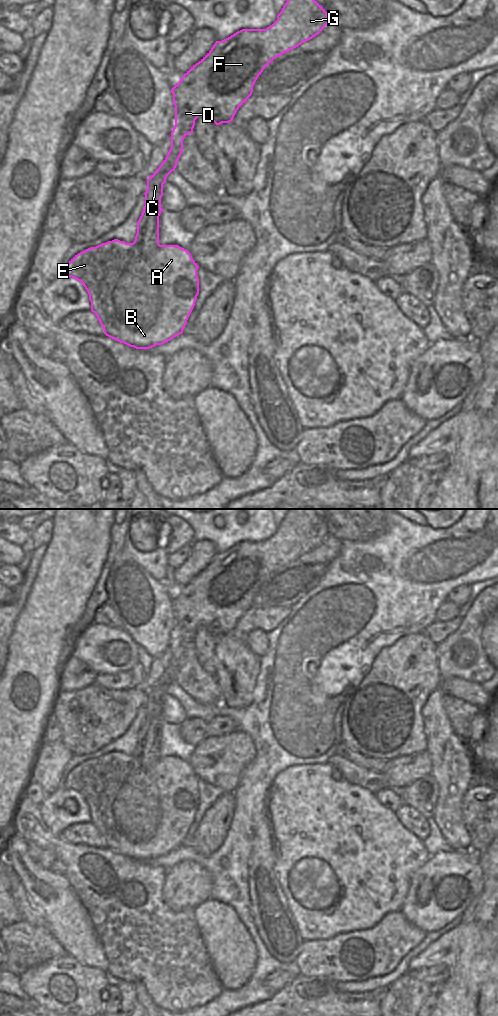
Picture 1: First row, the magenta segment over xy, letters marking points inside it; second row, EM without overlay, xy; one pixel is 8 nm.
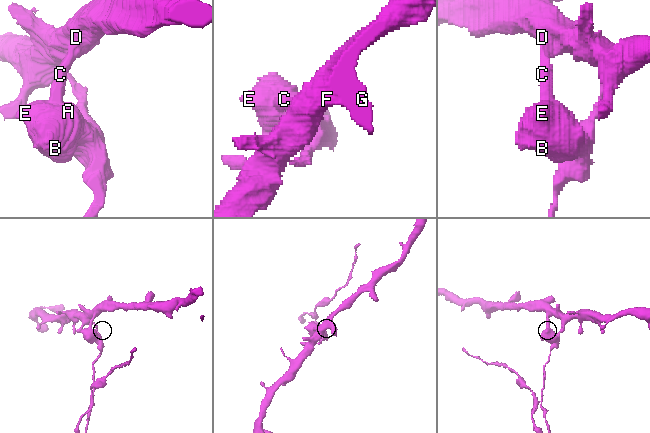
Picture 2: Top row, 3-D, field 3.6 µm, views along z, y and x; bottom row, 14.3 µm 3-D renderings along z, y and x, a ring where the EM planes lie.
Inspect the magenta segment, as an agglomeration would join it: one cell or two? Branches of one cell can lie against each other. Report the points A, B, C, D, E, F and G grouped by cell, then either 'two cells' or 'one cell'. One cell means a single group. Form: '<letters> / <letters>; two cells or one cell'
A B E / C D F G; two cells

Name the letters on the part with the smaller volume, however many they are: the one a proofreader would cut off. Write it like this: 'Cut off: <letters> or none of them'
Cut off: A, B, E

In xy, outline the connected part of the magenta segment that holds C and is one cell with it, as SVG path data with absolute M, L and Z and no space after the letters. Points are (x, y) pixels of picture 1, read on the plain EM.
M290 509L272 537L266 541L242 541L222 553L216 553L211 562L198 575L193 577L171 601L175 618L175 638L171 644L171 660L159 680L147 691L147 702L144 705L145 718L137 734L137 746L133 754L135 770L131 772L119 790L113 804L113 814L117 826L127 838L144 839L147 834L142 833L141 830L144 828L150 829L152 825L158 830L163 828L159 790L155 782L155 770L161 758L159 756L159 728L163 723L161 720L163 696L166 695L167 688L175 683L183 664L183 652L186 647L193 645L195 632L200 627L206 627L216 637L231 634L237 622L252 607L253 598L263 582L280 567L318 547L328 535L327 524L313 509Z

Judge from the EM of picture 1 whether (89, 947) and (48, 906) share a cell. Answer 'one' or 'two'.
one

